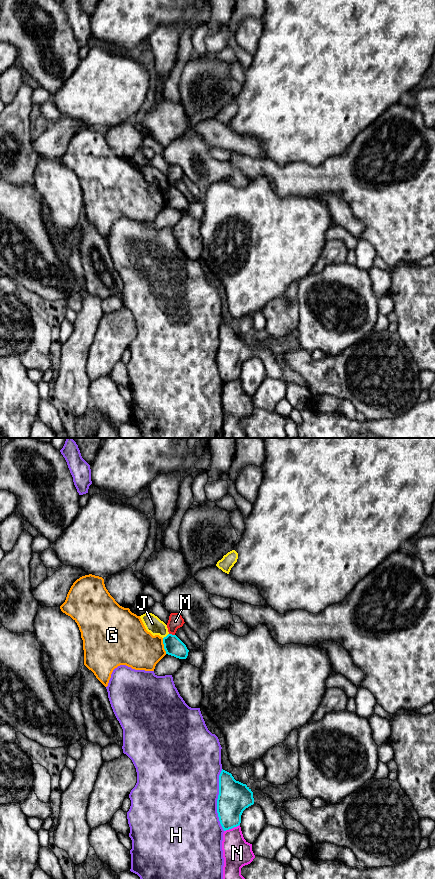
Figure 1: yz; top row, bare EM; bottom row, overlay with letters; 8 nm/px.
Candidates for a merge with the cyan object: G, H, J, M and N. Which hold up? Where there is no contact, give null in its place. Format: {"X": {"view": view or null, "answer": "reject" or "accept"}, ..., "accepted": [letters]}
{"G": {"view": "yz", "answer": "reject"}, "H": {"view": "yz", "answer": "reject"}, "J": {"view": "yz", "answer": "reject"}, "M": {"view": "yz", "answer": "reject"}, "N": {"view": "yz", "answer": "reject"}, "accepted": []}

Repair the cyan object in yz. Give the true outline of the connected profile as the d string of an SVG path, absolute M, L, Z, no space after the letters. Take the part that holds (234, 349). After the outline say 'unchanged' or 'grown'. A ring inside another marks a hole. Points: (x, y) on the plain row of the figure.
M222 321L219 327L217 365L223 382L239 378L243 363L253 356L251 341L246 336L236 333L231 325Z | unchanged

